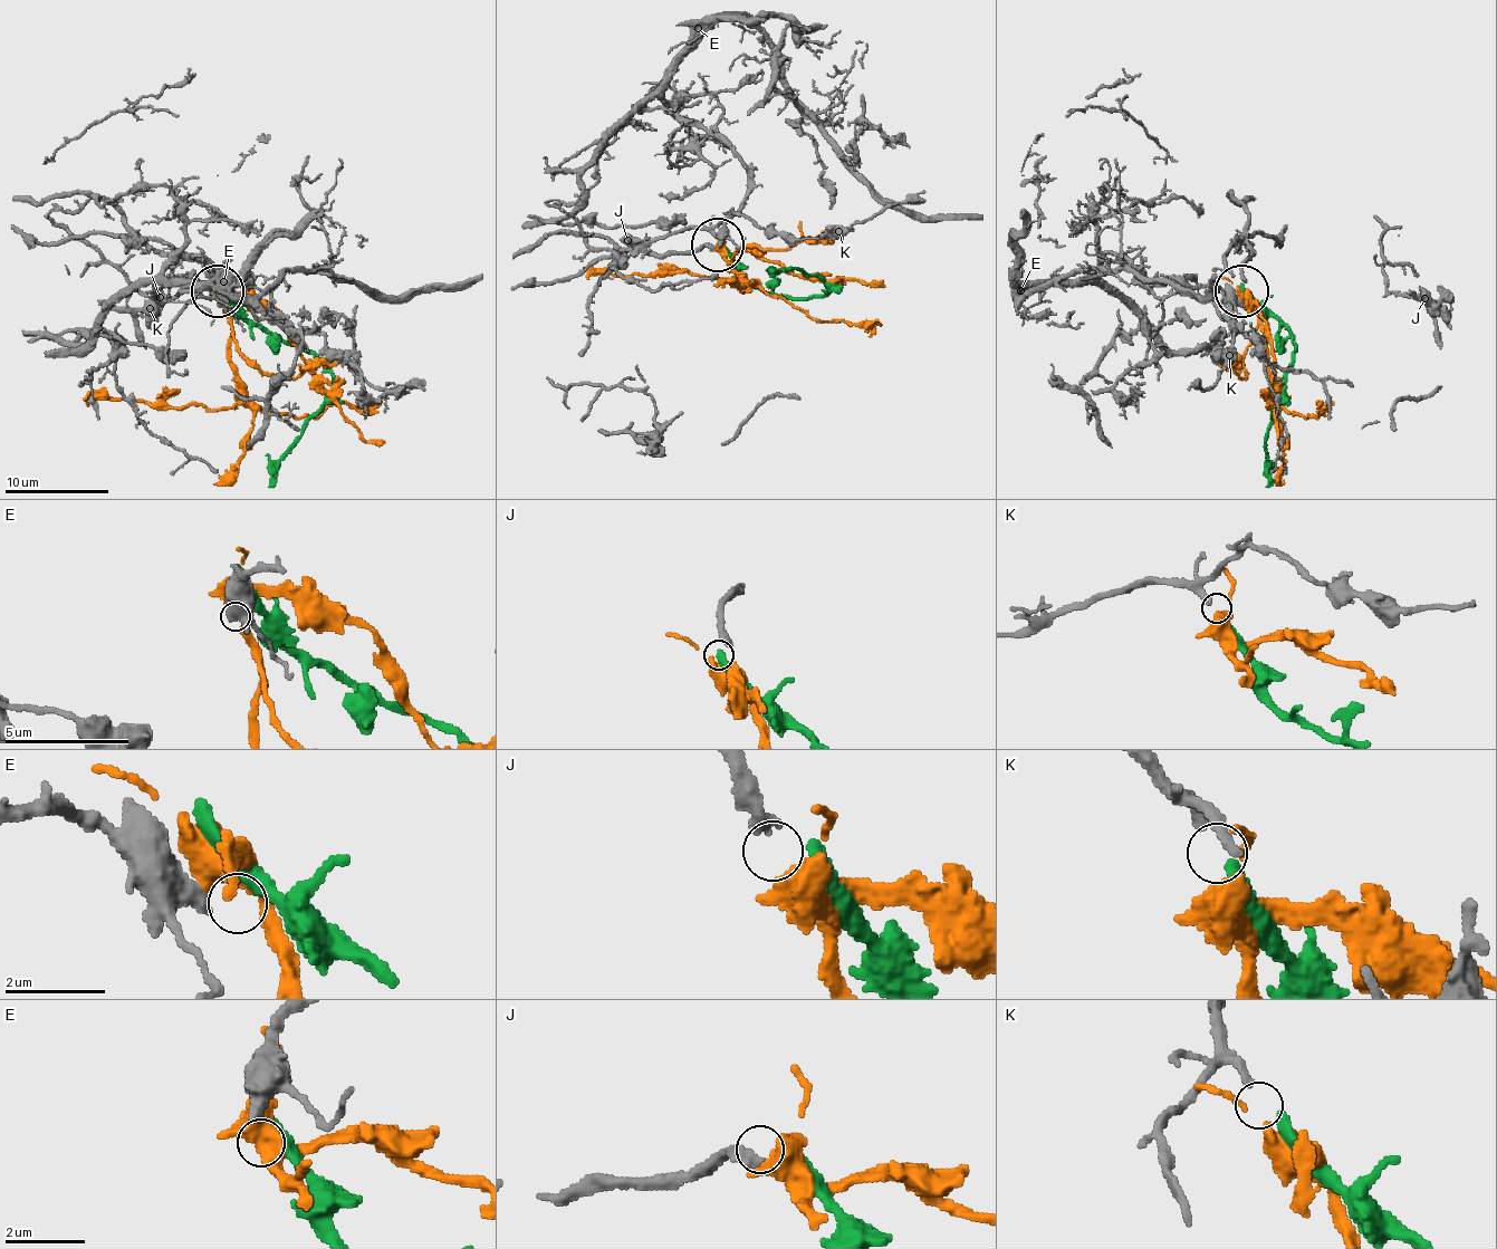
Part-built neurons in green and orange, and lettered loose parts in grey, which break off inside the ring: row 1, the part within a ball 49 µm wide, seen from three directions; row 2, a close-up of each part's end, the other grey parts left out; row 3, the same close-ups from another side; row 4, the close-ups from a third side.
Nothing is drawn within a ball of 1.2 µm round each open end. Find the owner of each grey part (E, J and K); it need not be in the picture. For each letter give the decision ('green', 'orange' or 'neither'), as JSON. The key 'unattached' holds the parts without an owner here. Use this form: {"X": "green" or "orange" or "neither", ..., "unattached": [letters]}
{"E": "neither", "J": "orange", "K": "green", "unattached": ["E"]}

